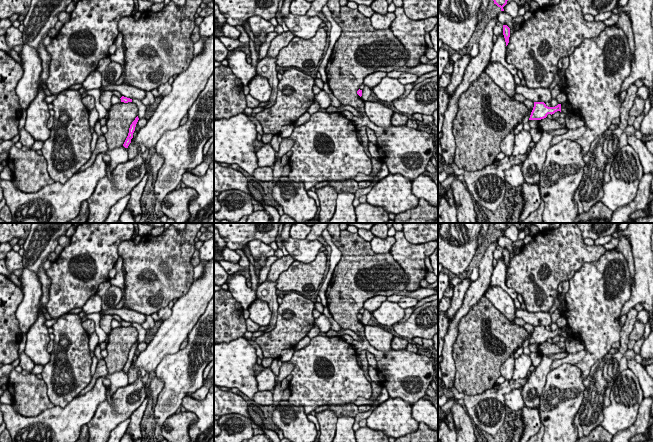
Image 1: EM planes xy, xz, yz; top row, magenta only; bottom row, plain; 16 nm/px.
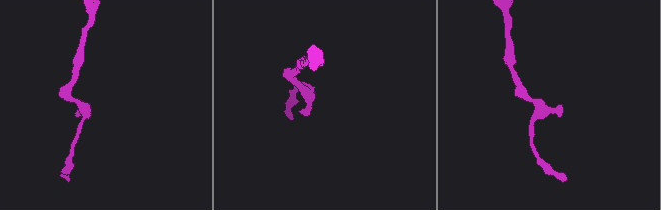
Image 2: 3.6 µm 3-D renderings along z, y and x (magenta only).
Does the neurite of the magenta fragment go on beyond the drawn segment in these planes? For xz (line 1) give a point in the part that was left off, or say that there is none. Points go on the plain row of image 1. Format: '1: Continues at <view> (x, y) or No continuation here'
1: No continuation here

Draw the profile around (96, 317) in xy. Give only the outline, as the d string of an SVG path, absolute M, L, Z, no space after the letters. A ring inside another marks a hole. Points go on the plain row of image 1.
M91 313L91 314L86 314L85 317L87 319L93 320L95 323L95 332L99 338L97 346L99 346L102 342L105 342L107 338L107 334L100 327L100 320L102 315L100 313Z

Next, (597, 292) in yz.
M606 250L598 261L585 263L569 280L569 290L564 300L566 307L561 311L561 316L568 322L571 336L581 339L585 344L587 353L575 364L582 371L583 380L589 375L592 366L610 352L612 344L620 341L622 326L619 316L631 294L628 262L620 251Z

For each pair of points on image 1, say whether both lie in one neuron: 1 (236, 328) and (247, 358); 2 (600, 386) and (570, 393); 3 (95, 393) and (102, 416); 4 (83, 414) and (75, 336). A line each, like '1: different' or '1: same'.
1: different
2: different
3: different
4: different

